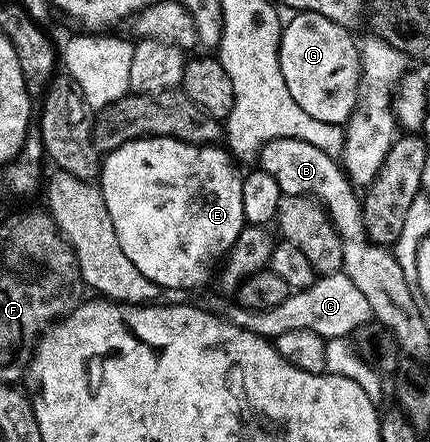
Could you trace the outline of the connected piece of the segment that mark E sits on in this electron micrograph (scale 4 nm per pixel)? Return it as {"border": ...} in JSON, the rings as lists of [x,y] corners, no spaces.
{"border":[[[142,137],[106,154],[101,165],[101,190],[105,207],[109,207],[109,219],[115,224],[117,243],[133,259],[133,267],[145,279],[157,283],[160,290],[195,289],[205,284],[231,252],[237,235],[245,227],[241,207],[243,177],[234,164],[226,148],[194,145],[175,137]]]}

